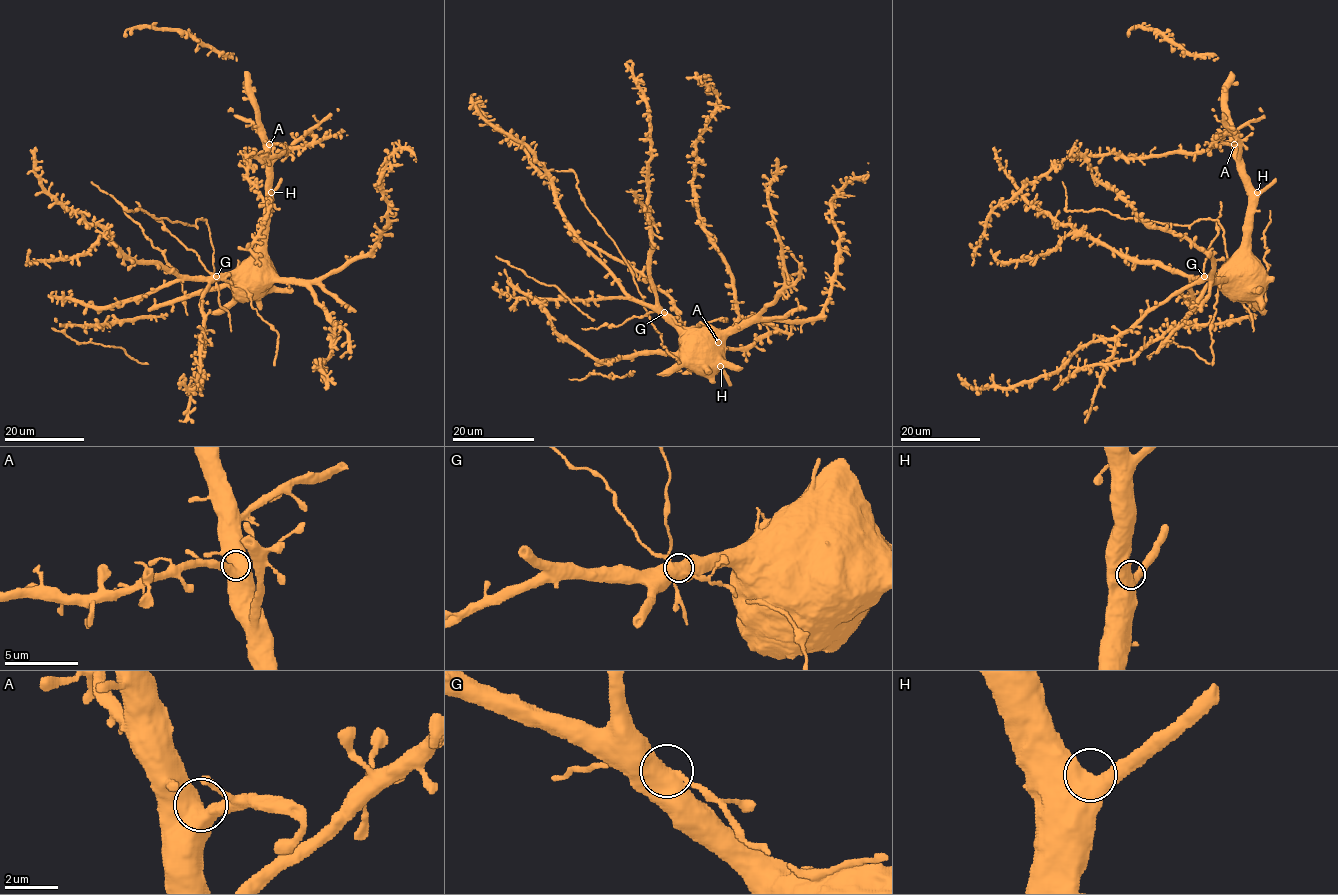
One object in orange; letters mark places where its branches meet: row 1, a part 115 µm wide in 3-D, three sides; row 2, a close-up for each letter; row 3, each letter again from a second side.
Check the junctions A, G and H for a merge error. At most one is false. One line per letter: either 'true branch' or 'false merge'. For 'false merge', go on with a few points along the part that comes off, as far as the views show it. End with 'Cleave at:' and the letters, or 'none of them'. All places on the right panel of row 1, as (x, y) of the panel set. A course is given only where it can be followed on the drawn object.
A: true branch
G: true branch
H: true branch
Cleave at: none of them

